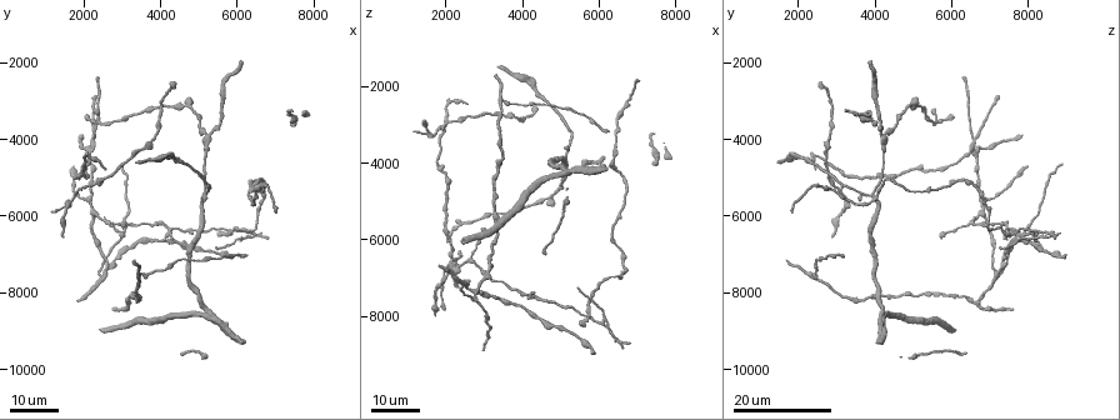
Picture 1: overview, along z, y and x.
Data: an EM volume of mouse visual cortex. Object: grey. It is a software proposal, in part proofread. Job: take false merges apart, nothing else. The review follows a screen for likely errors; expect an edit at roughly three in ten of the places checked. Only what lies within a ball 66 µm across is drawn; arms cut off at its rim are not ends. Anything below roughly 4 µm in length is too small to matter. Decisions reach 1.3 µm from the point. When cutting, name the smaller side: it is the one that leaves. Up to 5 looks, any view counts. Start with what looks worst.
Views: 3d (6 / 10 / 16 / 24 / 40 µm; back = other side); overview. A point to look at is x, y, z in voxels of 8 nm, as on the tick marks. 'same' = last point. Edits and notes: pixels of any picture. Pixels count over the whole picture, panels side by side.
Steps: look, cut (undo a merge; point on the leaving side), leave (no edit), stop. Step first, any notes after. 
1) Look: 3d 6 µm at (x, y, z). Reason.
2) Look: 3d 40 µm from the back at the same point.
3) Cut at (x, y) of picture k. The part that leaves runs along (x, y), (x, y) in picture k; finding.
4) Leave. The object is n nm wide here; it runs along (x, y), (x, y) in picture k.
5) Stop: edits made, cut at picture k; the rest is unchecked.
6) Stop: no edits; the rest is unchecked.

Look: 3d 16 µm at (2150, 4350, 6500). Four or more arms meet.

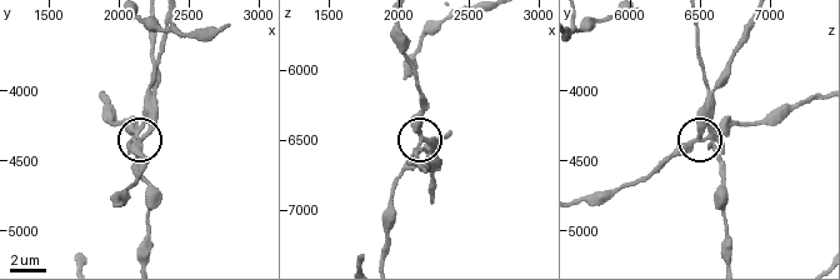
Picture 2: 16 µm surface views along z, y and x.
Look: 3d 6 µm at (2160, 4360, 6540). Closer look.

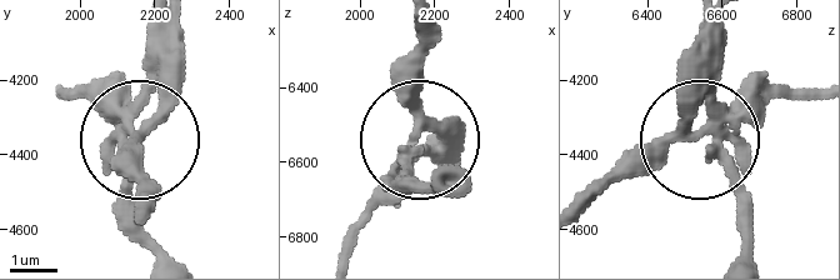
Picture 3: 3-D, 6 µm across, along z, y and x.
Look: 3d 6 µm from the back at the same point.

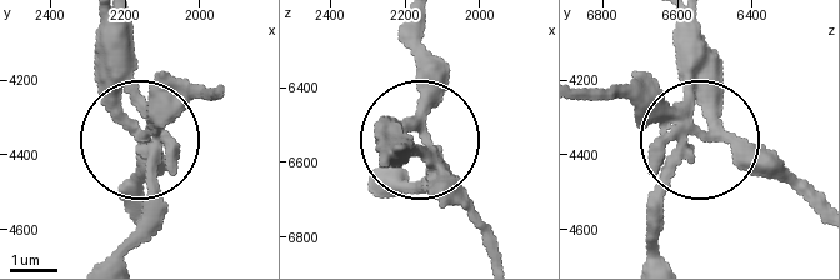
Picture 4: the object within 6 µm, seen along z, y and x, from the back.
Leave. 4 arms meet here; continuous, no second neuron.

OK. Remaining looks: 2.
Look: 3d 24 µm at (2450, 7650, 7200).

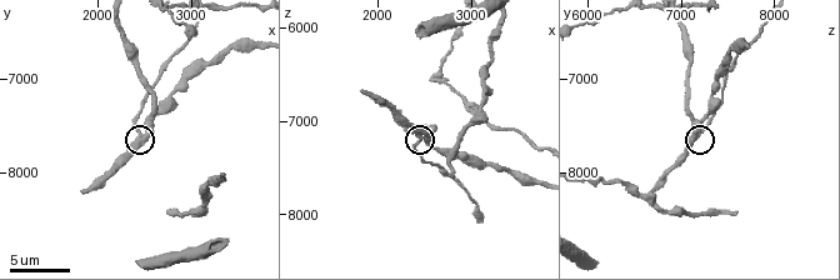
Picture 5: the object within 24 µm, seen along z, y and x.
Look: 3d 6 µm at (2450, 7600, 7200). Closer look.

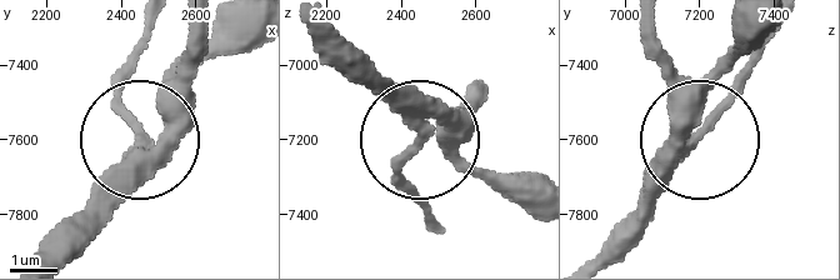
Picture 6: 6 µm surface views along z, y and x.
Cut at (111, 100) of picture 6. The object is 260 nm wide here; the part that leaves runs along (418, 124), (406, 179), (430, 211) in picture 6; a second neuron is stuck on.

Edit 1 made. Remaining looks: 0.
Stop: edits made, cut at picture 6; the rest is unchecked.

